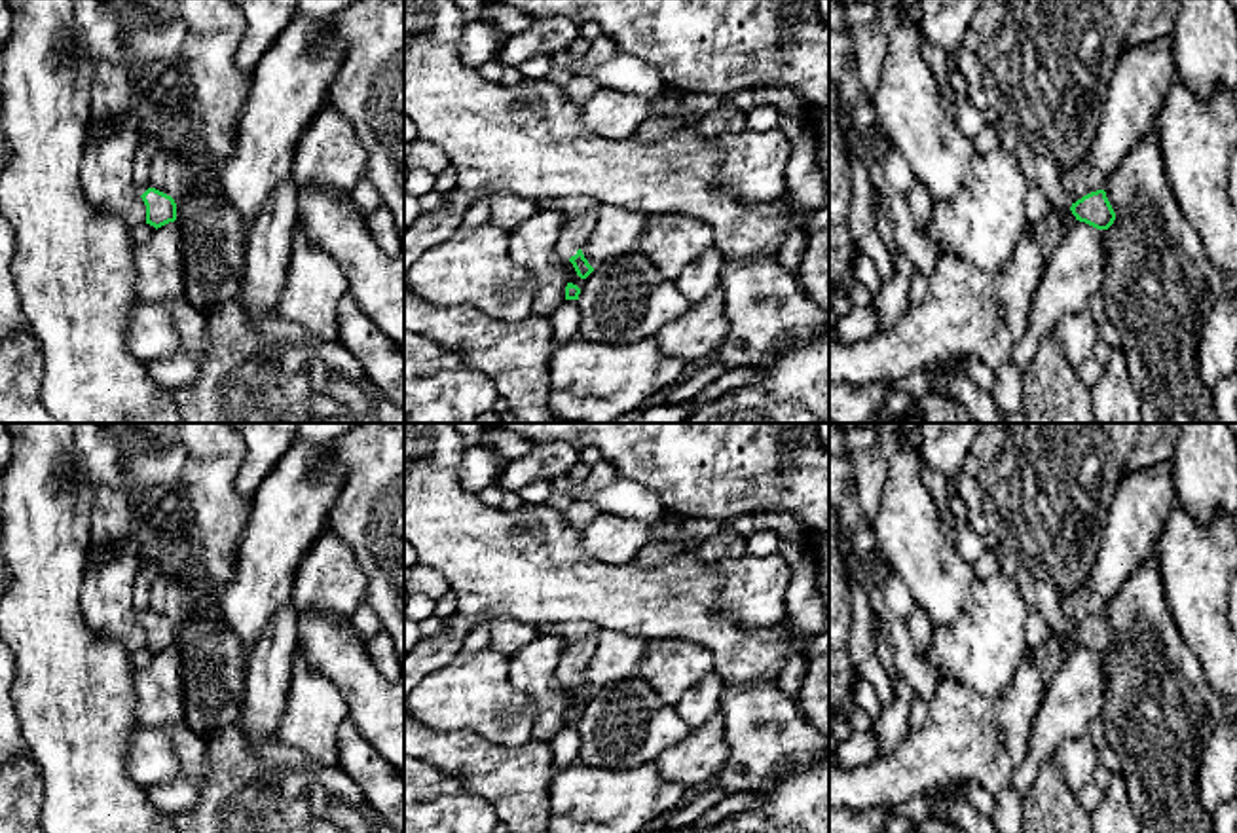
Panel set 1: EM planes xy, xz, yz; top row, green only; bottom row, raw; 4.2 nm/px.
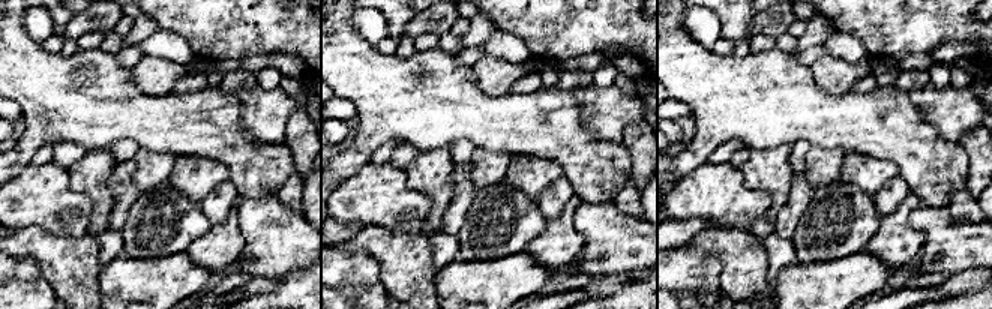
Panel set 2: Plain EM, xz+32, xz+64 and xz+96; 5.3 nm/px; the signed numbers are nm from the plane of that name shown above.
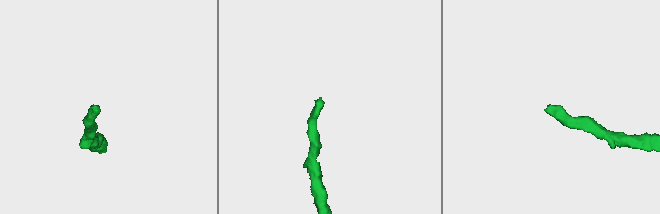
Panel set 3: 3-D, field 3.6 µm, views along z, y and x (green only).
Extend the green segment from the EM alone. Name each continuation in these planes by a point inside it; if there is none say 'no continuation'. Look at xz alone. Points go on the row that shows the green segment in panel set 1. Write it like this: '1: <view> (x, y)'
1: xz (575, 230)

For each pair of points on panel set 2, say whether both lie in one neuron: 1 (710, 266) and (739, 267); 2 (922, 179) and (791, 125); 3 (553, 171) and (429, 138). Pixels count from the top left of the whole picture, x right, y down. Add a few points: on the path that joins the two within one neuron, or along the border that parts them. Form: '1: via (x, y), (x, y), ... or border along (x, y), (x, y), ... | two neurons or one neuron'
1: border along (692, 245), (709, 249), (719, 260), (721, 291) | two neurons
2: via (892, 146), (871, 125), (824, 125) | one neuron
3: border along (511, 155), (532, 155), (545, 159) | two neurons

